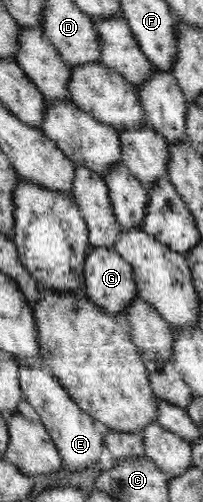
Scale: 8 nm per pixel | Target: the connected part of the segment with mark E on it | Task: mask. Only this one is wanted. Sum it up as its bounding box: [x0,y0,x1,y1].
[19,364,105,471]

